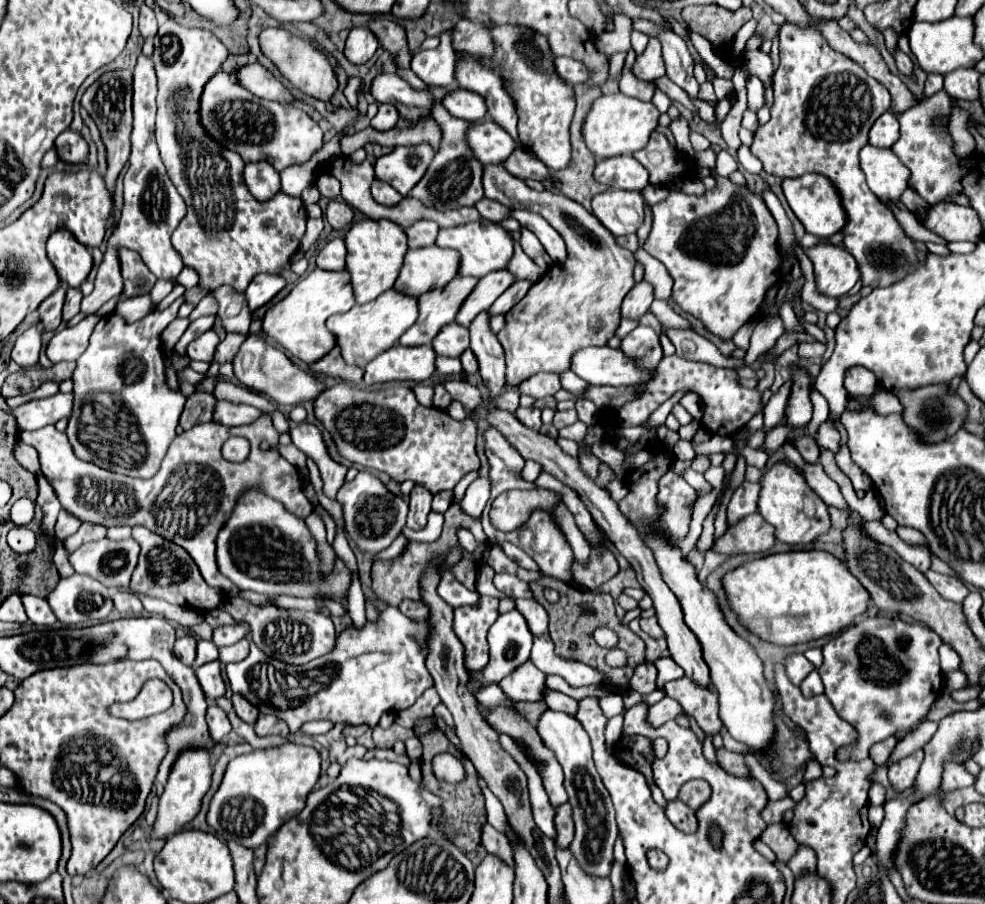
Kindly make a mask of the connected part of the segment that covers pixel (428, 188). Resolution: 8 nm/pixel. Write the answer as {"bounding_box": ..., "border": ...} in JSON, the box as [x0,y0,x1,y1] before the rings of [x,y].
{"bounding_box":[410,105,484,209],"border":[[[434,105],[432,117],[440,125],[440,131],[442,131],[440,149],[438,149],[432,165],[428,167],[426,175],[410,191],[410,197],[416,197],[424,205],[436,207],[436,209],[458,209],[464,205],[474,205],[476,201],[480,201],[484,197],[484,191],[482,191],[484,167],[480,167],[480,161],[476,161],[476,155],[472,155],[472,149],[466,143],[466,131],[468,131],[468,125],[472,125],[472,123],[452,117],[442,105]]]}

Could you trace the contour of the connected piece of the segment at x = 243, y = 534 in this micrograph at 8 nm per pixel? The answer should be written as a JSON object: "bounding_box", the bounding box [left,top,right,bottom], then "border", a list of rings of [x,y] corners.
{"bounding_box":[216,487,354,599],"border":[[[260,487],[244,489],[230,519],[216,537],[218,569],[240,591],[304,599],[348,599],[348,587],[354,579],[352,569],[336,557],[332,571],[324,573],[316,549],[318,545],[304,525],[304,519],[290,515],[280,501],[268,497]]]}

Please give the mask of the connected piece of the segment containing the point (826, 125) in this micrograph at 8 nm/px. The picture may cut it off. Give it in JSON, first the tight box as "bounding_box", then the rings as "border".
{"bounding_box":[752,23,918,287],"border":[[[790,23],[780,27],[780,65],[774,73],[774,107],[772,119],[766,125],[760,125],[752,153],[762,161],[764,171],[778,175],[778,177],[800,177],[804,173],[822,173],[826,175],[840,191],[842,203],[848,215],[848,223],[844,225],[844,247],[854,255],[860,269],[860,281],[870,287],[886,287],[894,281],[900,281],[908,273],[914,271],[918,257],[914,251],[914,243],[898,221],[894,219],[892,211],[880,203],[878,197],[868,189],[866,177],[860,169],[858,153],[868,143],[868,131],[872,123],[886,111],[890,111],[892,97],[884,85],[876,83],[874,77],[868,77],[860,65],[852,59],[844,57],[842,53],[834,51],[828,41],[822,37],[818,29],[790,29]]]}

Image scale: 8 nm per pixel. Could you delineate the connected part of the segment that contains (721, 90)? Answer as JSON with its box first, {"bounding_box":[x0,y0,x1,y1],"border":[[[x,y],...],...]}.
{"bounding_box":[712,77,733,101],"border":[[[715,77],[712,84],[718,101],[724,99],[733,90],[733,83],[725,79]]]}

